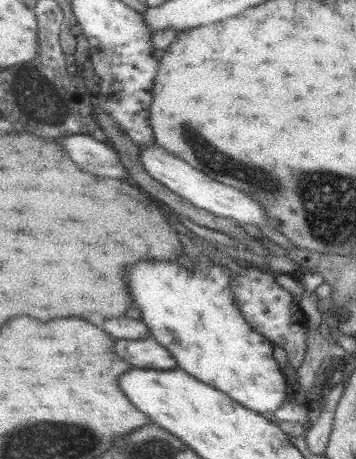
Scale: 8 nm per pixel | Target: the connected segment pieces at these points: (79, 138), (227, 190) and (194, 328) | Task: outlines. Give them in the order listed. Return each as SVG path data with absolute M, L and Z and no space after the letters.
M84 134L61 138L59 142L67 150L71 160L81 170L87 170L89 174L109 176L109 178L128 176L127 170L120 163L117 152L108 142L99 142L91 135Z
M149 144L140 148L139 156L142 167L147 171L148 176L160 182L165 188L171 192L178 194L184 200L189 201L193 206L198 206L200 209L206 210L208 213L223 218L231 218L241 224L256 224L269 226L274 229L274 226L268 222L264 210L260 204L253 200L250 196L235 190L232 186L221 184L208 176L205 176L199 170L195 170L189 166L187 162L168 154L163 148L156 144Z
M143 260L127 266L125 278L129 294L141 312L141 318L153 337L175 359L176 365L193 378L224 392L243 408L261 414L273 412L283 402L291 398L277 362L271 355L273 343L262 334L255 332L243 318L231 294L231 271L223 265L209 264L197 267L195 272L187 272L175 262Z

